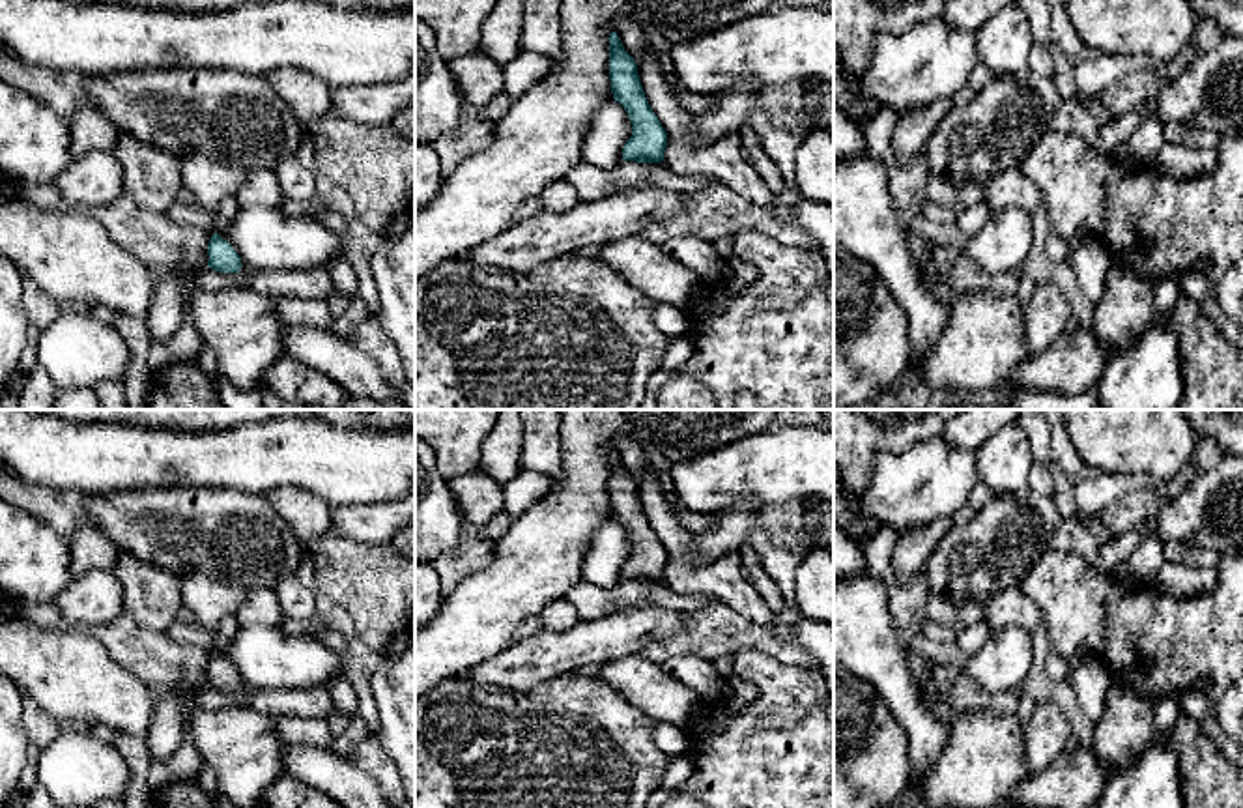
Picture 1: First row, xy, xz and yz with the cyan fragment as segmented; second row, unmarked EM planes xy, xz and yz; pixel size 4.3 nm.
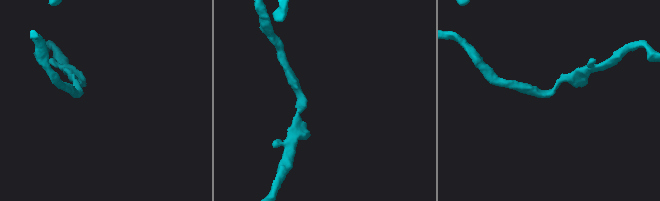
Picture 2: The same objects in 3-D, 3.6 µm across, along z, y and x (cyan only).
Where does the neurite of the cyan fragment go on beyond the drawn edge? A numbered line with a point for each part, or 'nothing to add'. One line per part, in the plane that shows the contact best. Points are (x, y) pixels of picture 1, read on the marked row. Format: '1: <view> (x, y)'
nothing to add

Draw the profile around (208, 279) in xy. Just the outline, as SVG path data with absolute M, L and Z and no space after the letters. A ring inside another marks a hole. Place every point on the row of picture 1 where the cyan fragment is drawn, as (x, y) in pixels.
M202 267L194 271L194 288L196 290L222 290L222 288L249 288L250 271L241 267L237 273L221 273L211 267Z

